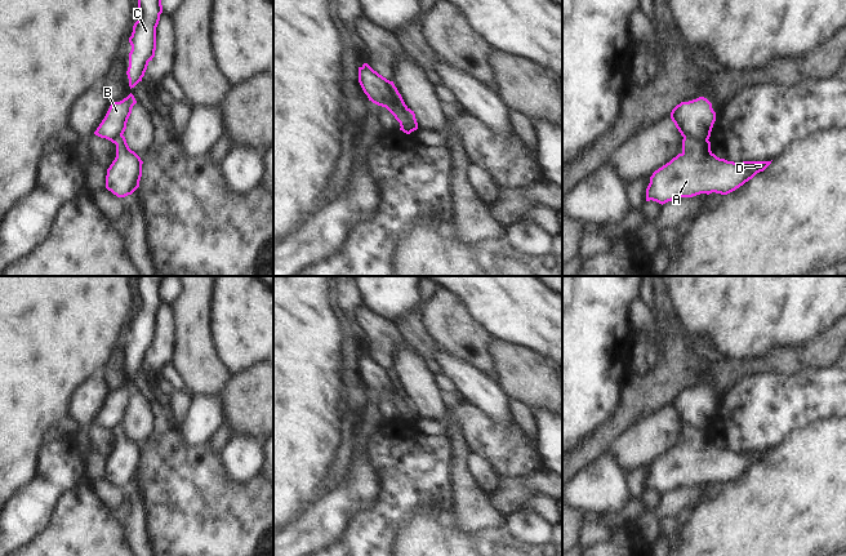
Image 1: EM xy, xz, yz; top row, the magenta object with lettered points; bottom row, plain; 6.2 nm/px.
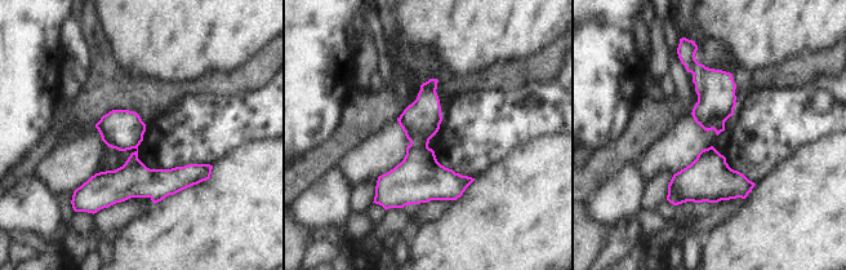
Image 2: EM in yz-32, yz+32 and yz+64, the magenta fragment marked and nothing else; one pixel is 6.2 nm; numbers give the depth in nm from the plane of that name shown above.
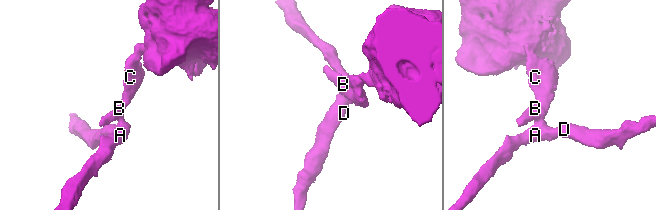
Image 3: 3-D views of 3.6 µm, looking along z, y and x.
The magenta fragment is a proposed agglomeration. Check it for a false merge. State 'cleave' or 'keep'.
cleave

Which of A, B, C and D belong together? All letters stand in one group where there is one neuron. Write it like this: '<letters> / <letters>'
A D / B C

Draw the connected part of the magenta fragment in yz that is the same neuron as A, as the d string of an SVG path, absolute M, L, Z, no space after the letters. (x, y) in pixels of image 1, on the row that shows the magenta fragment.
M684 137L682 152L650 177L646 201L653 200L663 205L700 194L727 195L770 164L771 161L727 161L711 151L709 141Z

